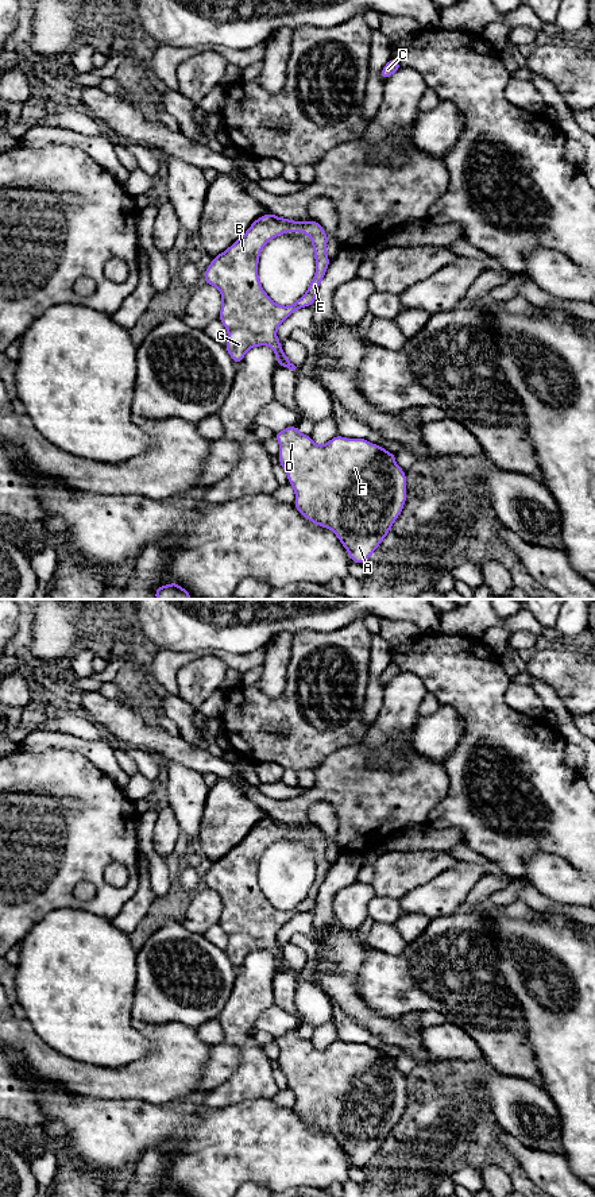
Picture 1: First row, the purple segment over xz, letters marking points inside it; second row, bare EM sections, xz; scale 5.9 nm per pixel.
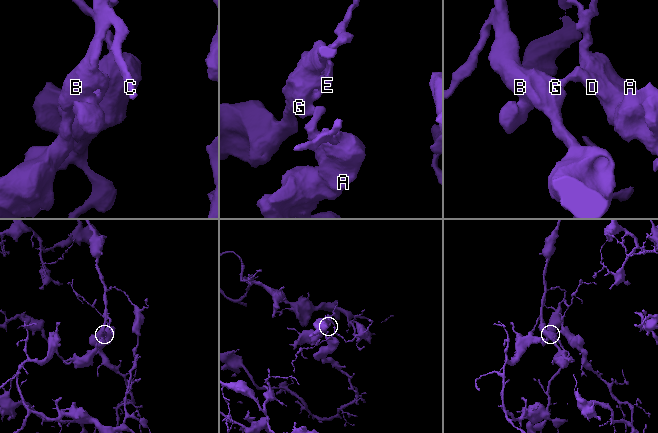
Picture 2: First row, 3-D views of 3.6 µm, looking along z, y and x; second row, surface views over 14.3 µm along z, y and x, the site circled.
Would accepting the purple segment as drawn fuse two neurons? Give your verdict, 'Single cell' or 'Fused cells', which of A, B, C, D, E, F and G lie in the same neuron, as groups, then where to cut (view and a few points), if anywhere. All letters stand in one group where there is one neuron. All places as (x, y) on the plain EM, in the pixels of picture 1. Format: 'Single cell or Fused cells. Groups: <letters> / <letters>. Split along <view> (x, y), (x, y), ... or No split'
Fused cells. Groups: A D F / B C E G. Split along xz (282, 957), (278, 968)

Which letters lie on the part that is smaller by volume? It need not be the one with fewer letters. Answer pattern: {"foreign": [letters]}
{"foreign": ["B", "C", "E", "G"]}

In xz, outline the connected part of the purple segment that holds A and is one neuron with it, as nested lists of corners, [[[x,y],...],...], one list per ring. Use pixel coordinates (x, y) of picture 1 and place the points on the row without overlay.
[[[297,1030],[274,1038],[279,1047],[279,1069],[294,1093],[294,1112],[310,1127],[331,1134],[347,1154],[351,1166],[364,1169],[389,1139],[406,1107],[406,1077],[395,1069],[395,1058],[370,1047],[367,1043],[345,1043],[336,1039],[324,1050],[316,1050]]]

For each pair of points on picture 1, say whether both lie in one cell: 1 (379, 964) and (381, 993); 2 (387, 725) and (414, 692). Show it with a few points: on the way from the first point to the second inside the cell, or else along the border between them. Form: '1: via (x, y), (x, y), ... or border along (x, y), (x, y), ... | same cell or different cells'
1: via (379, 970), (381, 987) | same cell
2: via (395, 717), (406, 701) | same cell

